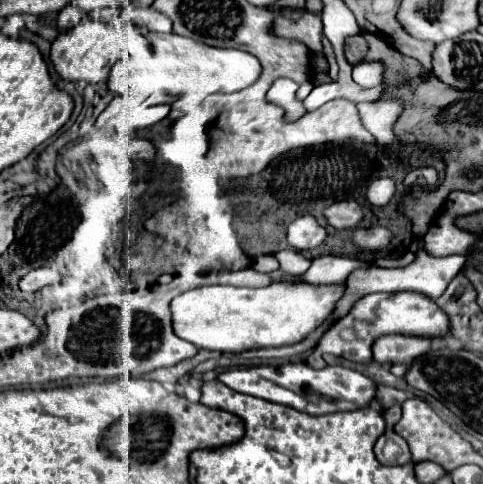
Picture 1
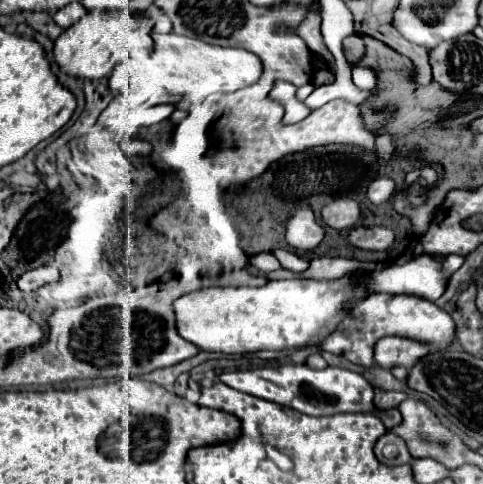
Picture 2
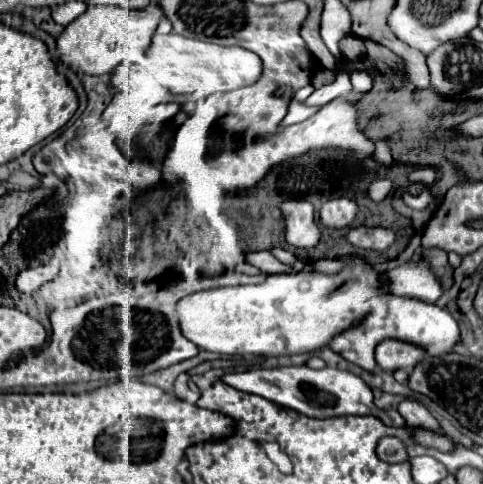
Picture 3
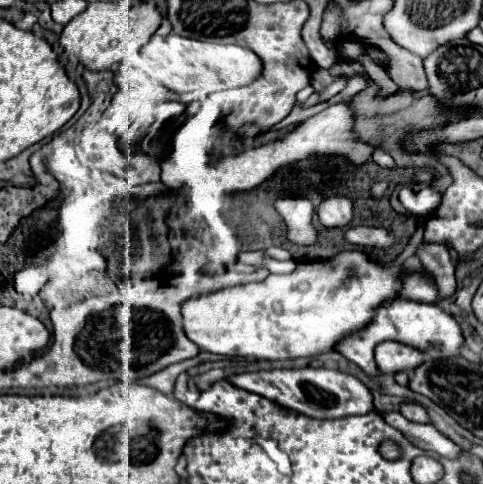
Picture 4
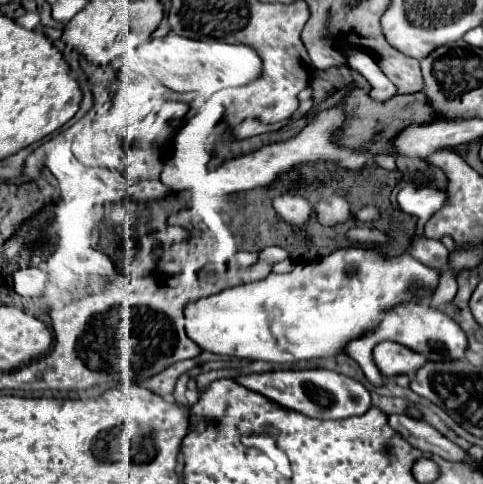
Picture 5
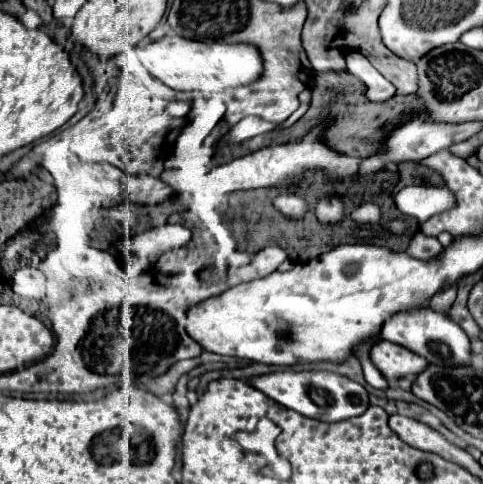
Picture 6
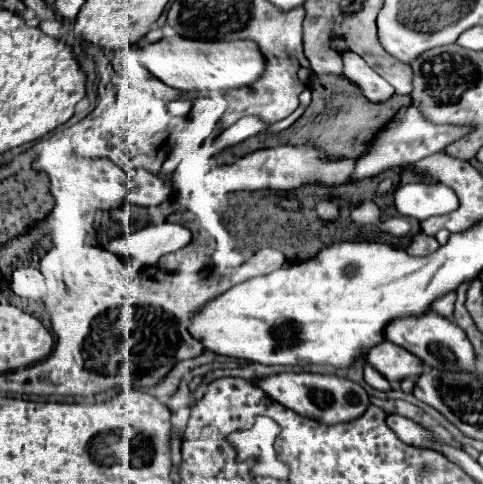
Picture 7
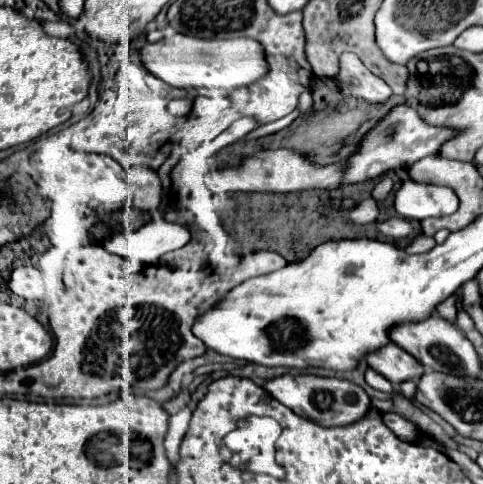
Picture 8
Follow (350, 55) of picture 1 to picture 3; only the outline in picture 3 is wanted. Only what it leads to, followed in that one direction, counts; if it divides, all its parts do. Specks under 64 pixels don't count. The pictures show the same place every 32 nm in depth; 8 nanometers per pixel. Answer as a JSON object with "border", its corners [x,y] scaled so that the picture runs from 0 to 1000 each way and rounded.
{"border":[[[720,74],[712,87],[708,87],[708,112],[716,124],[725,128],[737,128],[749,112],[754,112],[754,87],[733,79],[733,74]]]}

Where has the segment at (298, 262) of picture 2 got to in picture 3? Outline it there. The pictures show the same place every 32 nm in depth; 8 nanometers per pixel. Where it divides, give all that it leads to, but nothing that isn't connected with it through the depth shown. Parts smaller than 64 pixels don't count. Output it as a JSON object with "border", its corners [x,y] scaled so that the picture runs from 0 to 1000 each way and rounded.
{"border":[[[563,512],[559,525],[571,529],[580,541],[596,541],[596,545],[605,545],[609,558],[621,558],[621,554],[629,550],[629,545],[625,545],[609,525],[605,525],[605,521],[596,521],[596,517],[588,517],[588,512]]]}

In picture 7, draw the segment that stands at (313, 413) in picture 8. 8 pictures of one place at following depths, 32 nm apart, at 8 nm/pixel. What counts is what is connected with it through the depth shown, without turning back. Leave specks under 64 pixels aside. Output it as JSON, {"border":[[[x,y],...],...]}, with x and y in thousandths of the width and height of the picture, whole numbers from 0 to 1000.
{"border":[[[584,769],[571,777],[542,781],[534,798],[563,818],[571,831],[584,839],[609,847],[621,860],[650,864],[663,876],[712,876],[725,868],[737,868],[741,860],[754,855],[760,847],[766,826],[764,818],[749,798],[720,785],[720,781],[700,781],[683,773],[642,773],[642,769]]]}

